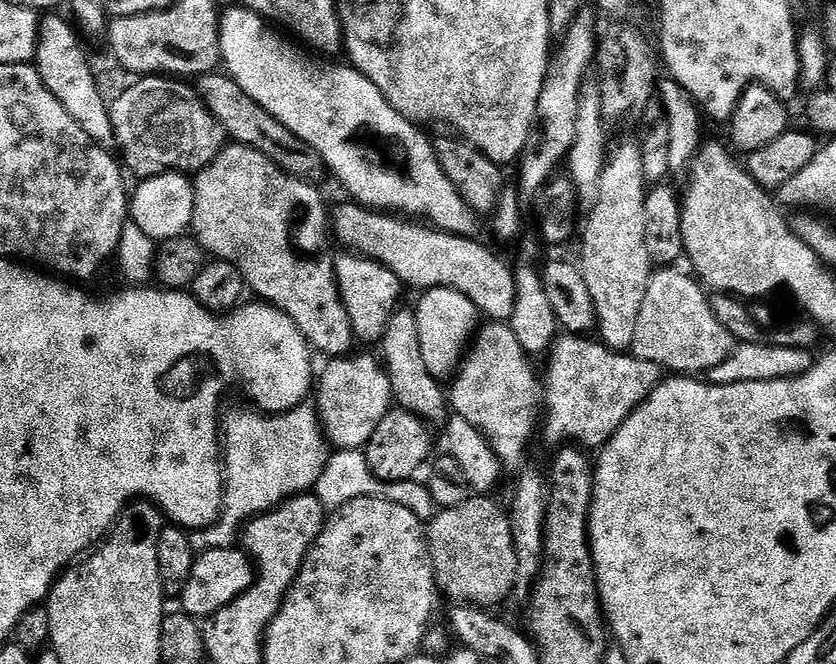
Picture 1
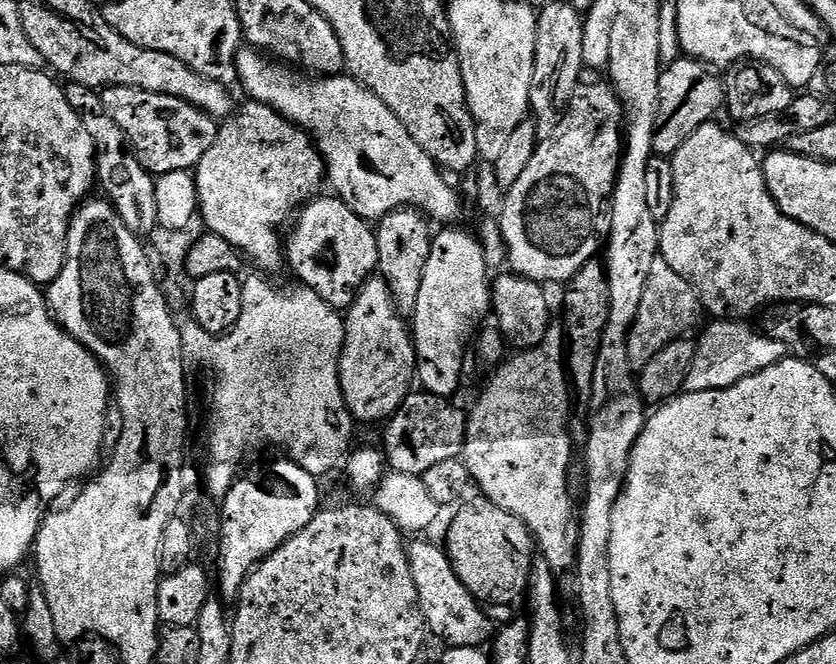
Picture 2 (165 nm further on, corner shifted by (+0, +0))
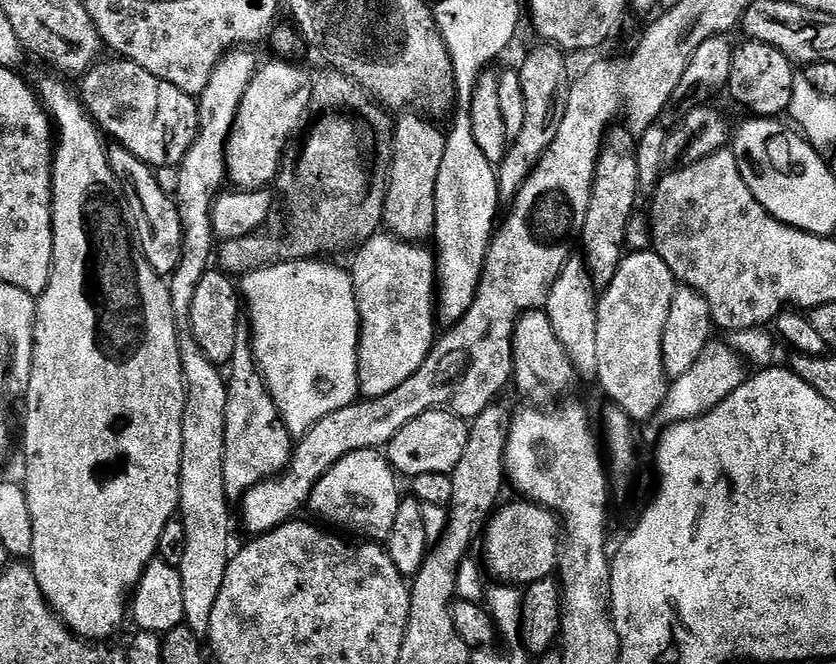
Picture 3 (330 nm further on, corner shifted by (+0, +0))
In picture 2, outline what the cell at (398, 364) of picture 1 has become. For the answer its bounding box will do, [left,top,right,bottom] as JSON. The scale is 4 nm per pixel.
[375,208,433,318]

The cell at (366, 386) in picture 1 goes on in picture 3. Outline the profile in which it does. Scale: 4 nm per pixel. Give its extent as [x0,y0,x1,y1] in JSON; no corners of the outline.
[350,234,438,400]

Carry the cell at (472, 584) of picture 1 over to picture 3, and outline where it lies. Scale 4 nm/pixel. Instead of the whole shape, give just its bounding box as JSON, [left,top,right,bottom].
[482,499,562,586]

